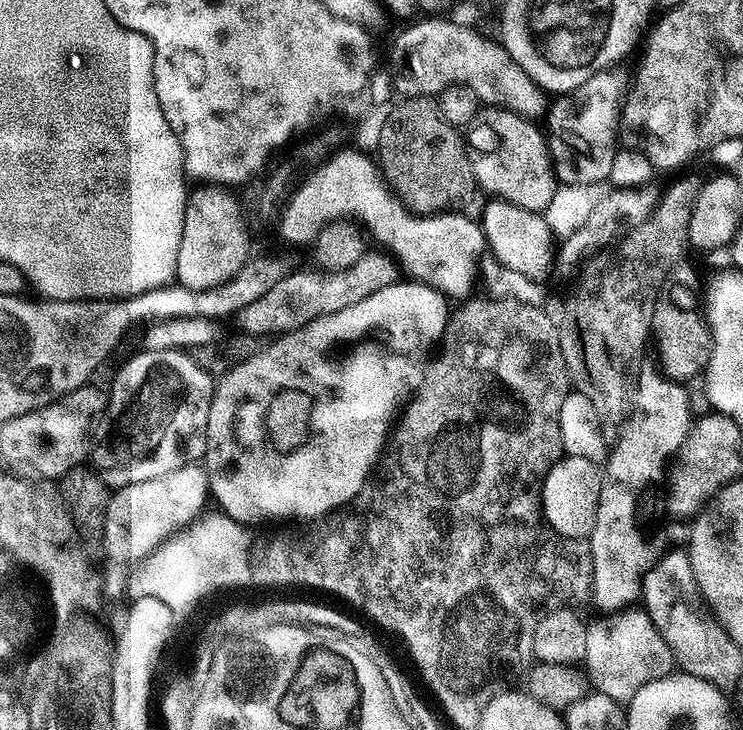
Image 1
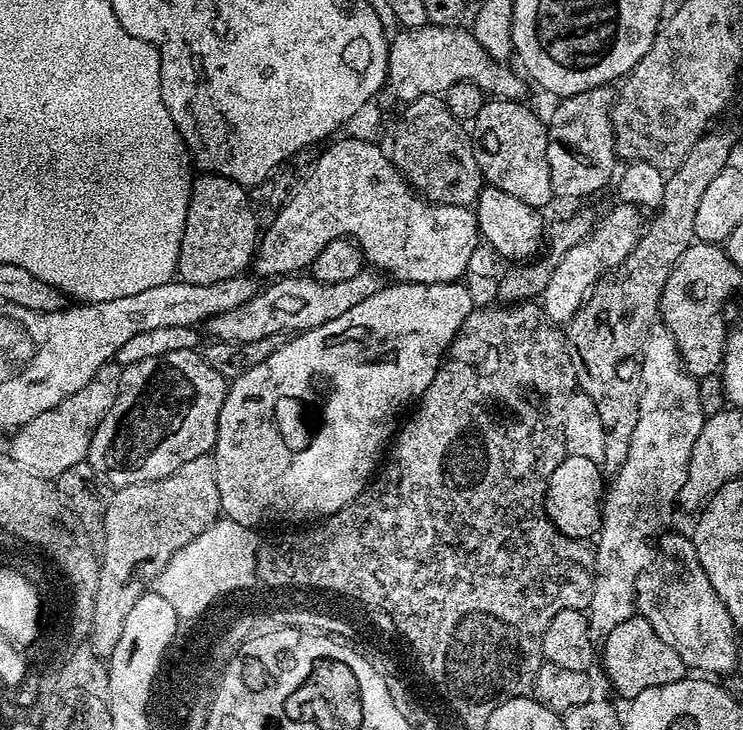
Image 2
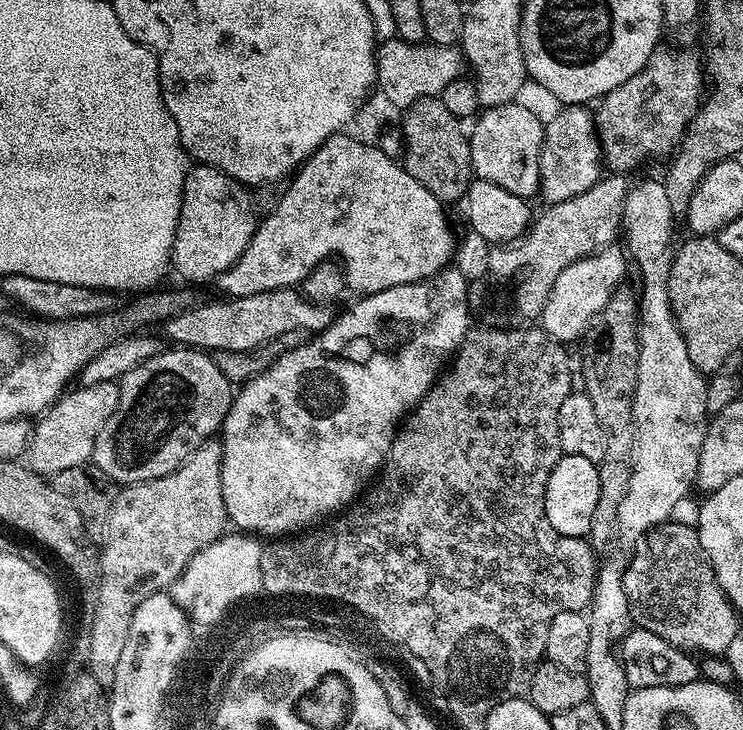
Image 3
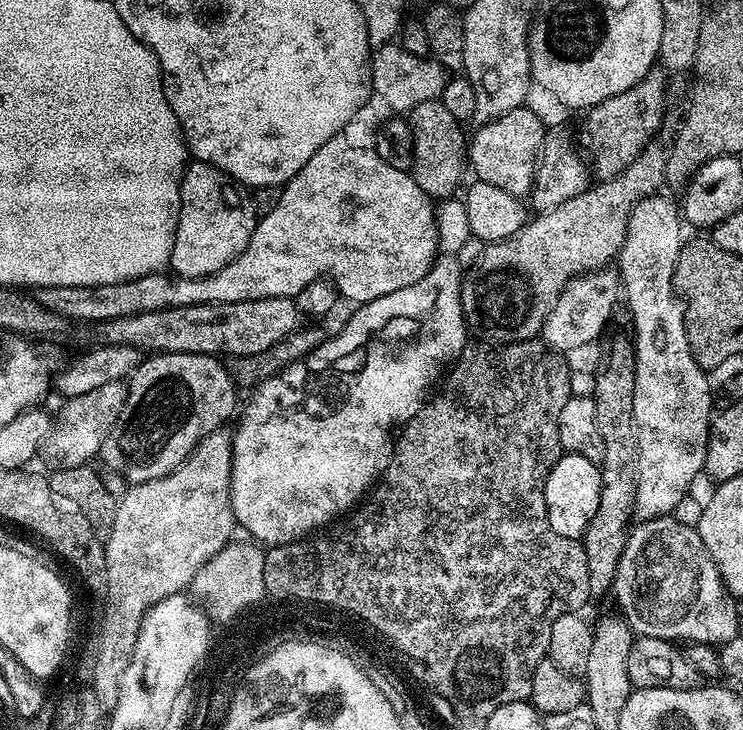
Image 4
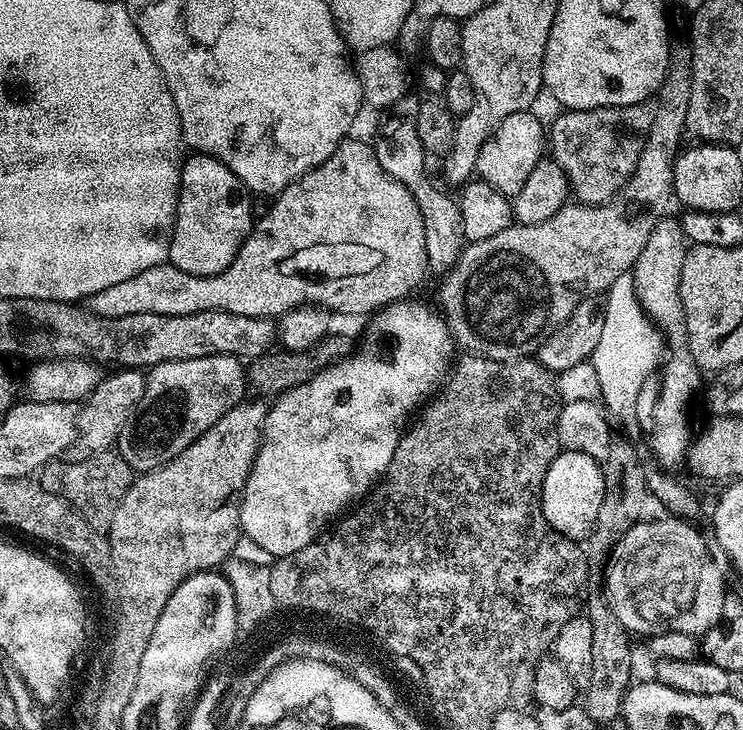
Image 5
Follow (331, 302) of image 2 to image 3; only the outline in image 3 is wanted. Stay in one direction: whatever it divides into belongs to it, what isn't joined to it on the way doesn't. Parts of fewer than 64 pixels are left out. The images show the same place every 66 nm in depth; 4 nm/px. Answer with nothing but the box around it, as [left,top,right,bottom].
[167,287,334,354]

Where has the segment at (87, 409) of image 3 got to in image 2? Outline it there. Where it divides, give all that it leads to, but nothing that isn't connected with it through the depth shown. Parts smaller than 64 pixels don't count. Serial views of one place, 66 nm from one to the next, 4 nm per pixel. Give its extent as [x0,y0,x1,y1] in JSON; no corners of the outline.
[6,379,116,478]

